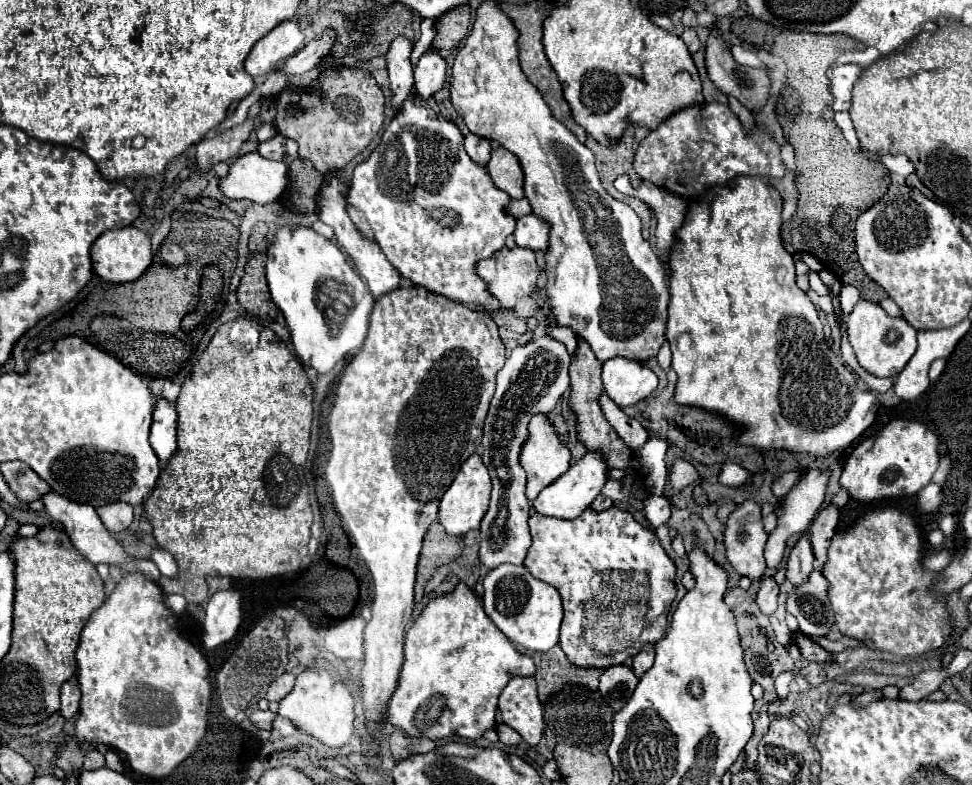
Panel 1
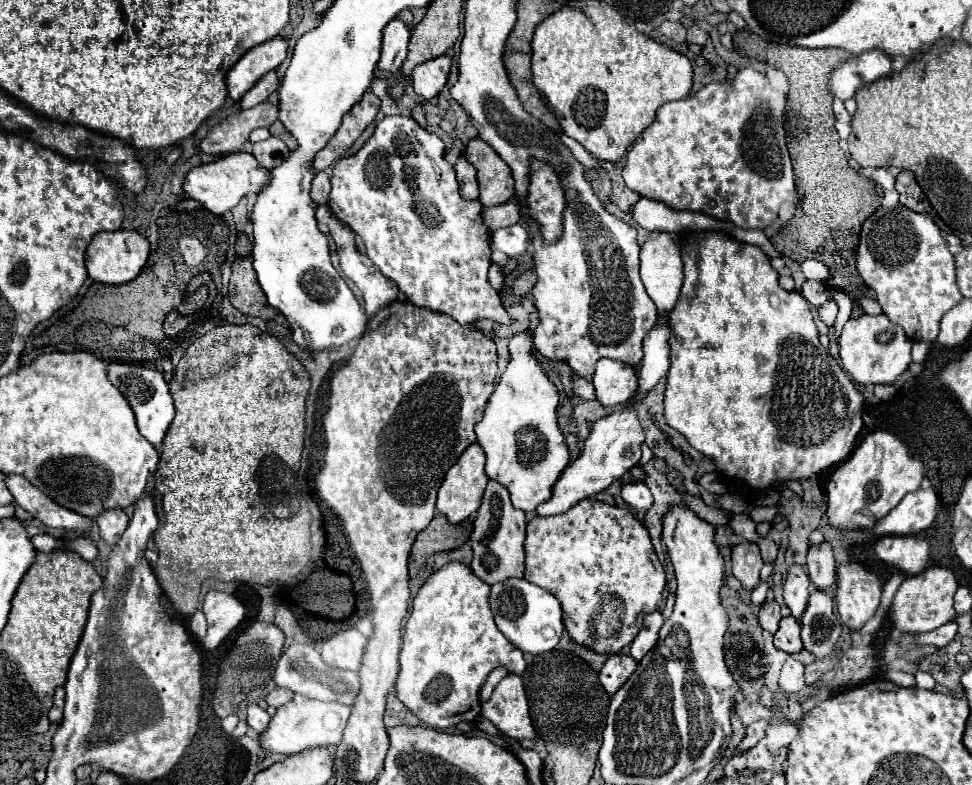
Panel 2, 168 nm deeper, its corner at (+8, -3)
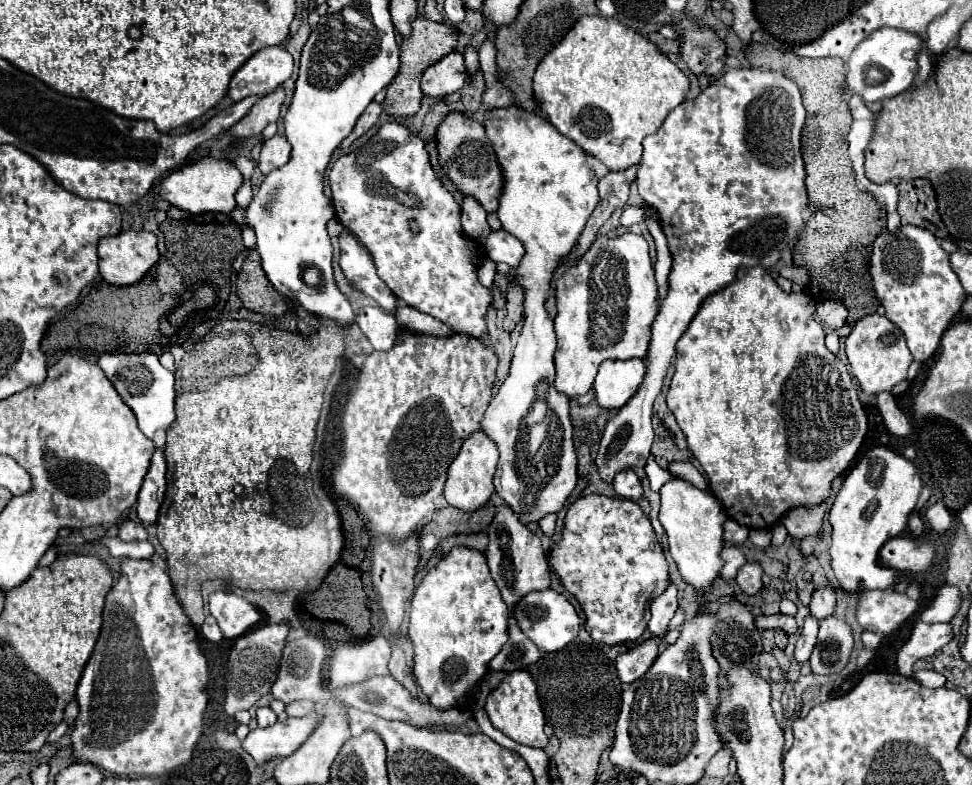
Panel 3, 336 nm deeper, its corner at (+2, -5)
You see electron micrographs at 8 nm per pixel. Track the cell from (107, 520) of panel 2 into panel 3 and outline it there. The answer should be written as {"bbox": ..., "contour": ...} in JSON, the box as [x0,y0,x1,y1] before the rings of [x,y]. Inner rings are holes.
{"bbox":[119,520,147,542],"contour":[[[131,520],[123,522],[121,530],[119,530],[119,538],[125,540],[125,542],[131,542],[131,540],[147,540],[147,532],[141,524],[135,524]]]}

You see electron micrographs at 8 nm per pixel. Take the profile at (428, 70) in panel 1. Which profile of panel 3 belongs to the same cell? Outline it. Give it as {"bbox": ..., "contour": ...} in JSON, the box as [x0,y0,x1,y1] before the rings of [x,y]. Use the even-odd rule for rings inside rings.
{"bbox":[421,52,467,98],"contour":[[[451,52],[433,66],[429,66],[421,78],[421,90],[431,98],[443,98],[465,86],[467,70],[463,54]]]}

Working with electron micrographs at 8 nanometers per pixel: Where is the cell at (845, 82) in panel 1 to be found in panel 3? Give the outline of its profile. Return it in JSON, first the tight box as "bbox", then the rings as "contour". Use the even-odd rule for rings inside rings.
{"bbox":[847,28,923,102],"contour":[[[879,28],[871,32],[851,54],[847,62],[849,90],[859,94],[865,102],[893,98],[913,86],[913,78],[919,70],[917,54],[923,48],[923,38],[915,32],[899,28]]]}

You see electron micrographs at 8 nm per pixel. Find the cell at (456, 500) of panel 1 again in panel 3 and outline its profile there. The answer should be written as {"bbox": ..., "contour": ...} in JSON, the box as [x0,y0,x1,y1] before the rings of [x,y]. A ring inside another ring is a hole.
{"bbox":[443,430,499,512],"contour":[[[483,430],[471,434],[463,442],[459,454],[455,456],[455,462],[451,462],[451,466],[447,470],[447,482],[443,486],[443,496],[445,496],[447,504],[451,504],[459,510],[467,510],[467,512],[473,512],[473,510],[485,506],[493,494],[493,476],[495,476],[497,460],[499,460],[499,450],[497,450],[495,442],[491,442],[491,438],[487,438],[487,434],[483,434]]]}

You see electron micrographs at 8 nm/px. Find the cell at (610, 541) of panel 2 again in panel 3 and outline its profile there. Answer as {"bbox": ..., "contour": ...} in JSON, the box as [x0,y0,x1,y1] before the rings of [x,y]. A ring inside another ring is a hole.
{"bbox":[549,494,669,646],"contour":[[[587,494],[577,498],[567,510],[561,540],[549,554],[549,562],[559,574],[563,586],[583,606],[583,612],[587,616],[585,630],[591,634],[595,642],[611,646],[621,642],[635,642],[637,638],[641,638],[649,622],[649,604],[667,588],[669,582],[667,560],[663,556],[663,550],[657,542],[655,530],[647,514],[641,510],[637,502],[619,496]]]}

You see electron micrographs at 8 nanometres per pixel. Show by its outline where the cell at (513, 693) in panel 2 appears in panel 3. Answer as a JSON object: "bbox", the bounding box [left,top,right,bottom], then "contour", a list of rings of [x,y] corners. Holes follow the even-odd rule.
{"bbox":[485,670,549,748],"contour":[[[513,670],[509,672],[501,684],[487,696],[485,702],[485,712],[491,718],[491,724],[501,730],[503,734],[507,734],[509,738],[513,738],[519,744],[525,746],[533,746],[533,748],[545,748],[549,738],[545,736],[543,728],[545,728],[545,714],[537,696],[537,686],[531,678],[531,674],[527,670]]]}

